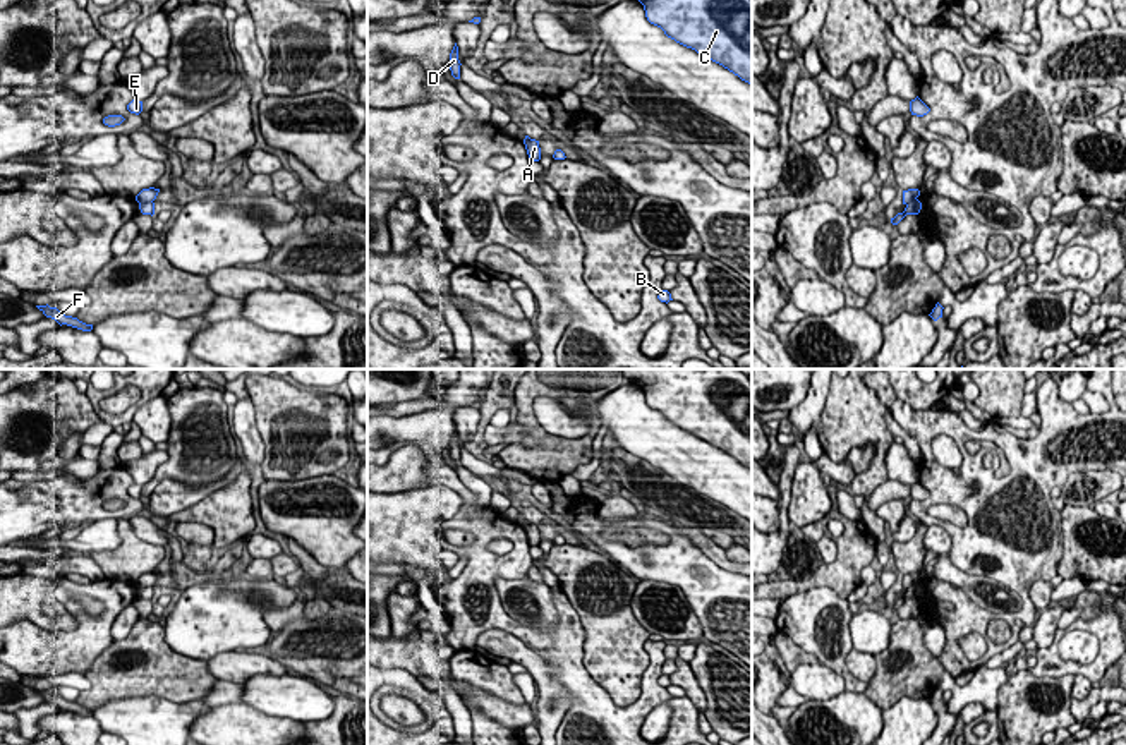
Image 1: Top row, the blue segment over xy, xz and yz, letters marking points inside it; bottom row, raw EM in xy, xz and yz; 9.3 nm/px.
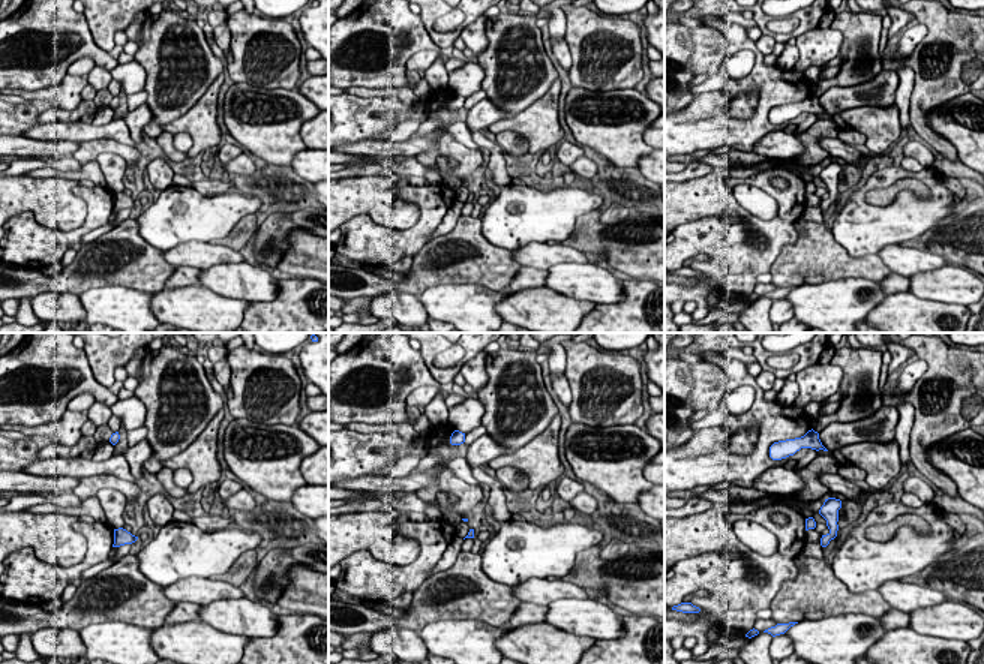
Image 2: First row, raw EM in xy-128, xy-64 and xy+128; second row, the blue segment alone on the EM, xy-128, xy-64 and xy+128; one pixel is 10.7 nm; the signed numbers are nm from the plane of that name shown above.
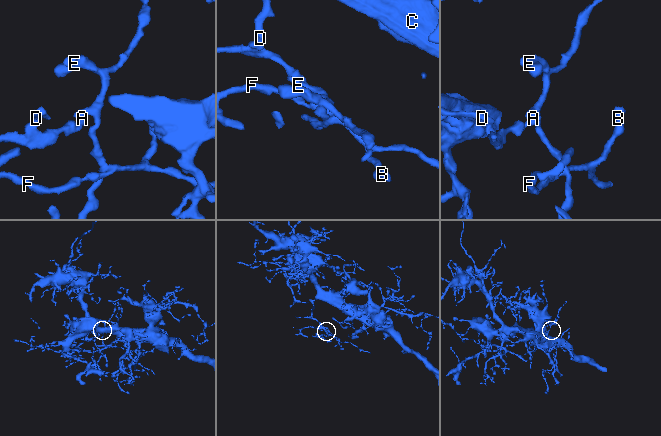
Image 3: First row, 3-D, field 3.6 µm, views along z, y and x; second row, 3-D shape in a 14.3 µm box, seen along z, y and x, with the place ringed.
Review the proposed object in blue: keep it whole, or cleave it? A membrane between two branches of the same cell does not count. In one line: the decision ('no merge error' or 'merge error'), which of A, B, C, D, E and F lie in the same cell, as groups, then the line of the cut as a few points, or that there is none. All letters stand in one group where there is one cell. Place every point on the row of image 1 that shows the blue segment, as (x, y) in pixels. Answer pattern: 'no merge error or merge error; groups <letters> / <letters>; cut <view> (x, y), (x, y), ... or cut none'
merge error; groups A C D / B E F; cut yz (915, 198), (907, 205)

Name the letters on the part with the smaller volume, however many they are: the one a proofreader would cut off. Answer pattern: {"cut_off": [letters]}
{"cut_off": ["B", "E", "F"]}

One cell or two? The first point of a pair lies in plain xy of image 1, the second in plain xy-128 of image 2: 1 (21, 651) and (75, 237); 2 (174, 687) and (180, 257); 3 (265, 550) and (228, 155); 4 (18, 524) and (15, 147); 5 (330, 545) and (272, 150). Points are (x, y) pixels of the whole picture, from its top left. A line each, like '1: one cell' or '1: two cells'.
1: one cell
2: two cells
3: one cell
4: two cells
5: one cell

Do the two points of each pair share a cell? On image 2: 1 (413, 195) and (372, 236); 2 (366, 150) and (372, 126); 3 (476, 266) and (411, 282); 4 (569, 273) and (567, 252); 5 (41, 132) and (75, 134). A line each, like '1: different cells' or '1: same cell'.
1: same cell
2: different cells
3: same cell
4: different cells
5: same cell

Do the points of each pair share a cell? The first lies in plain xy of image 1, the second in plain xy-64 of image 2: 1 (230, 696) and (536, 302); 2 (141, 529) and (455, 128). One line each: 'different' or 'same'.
1: different
2: same

